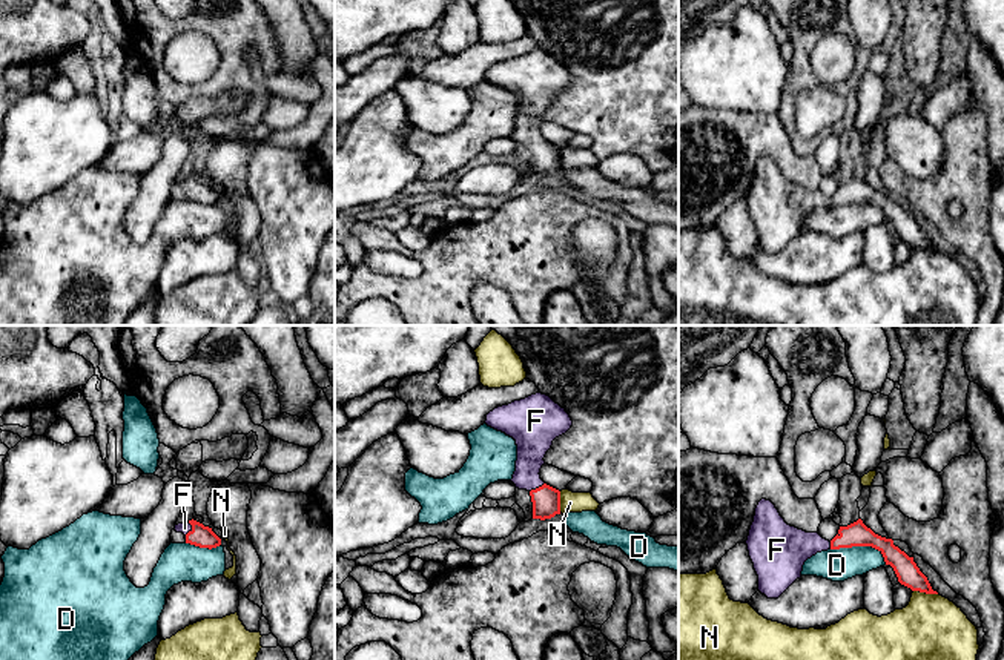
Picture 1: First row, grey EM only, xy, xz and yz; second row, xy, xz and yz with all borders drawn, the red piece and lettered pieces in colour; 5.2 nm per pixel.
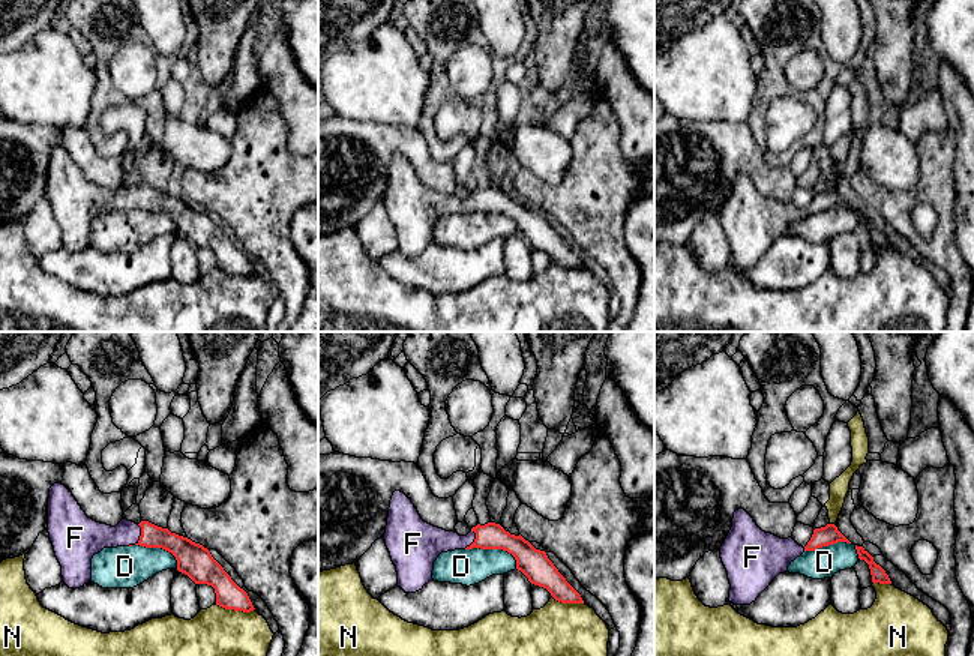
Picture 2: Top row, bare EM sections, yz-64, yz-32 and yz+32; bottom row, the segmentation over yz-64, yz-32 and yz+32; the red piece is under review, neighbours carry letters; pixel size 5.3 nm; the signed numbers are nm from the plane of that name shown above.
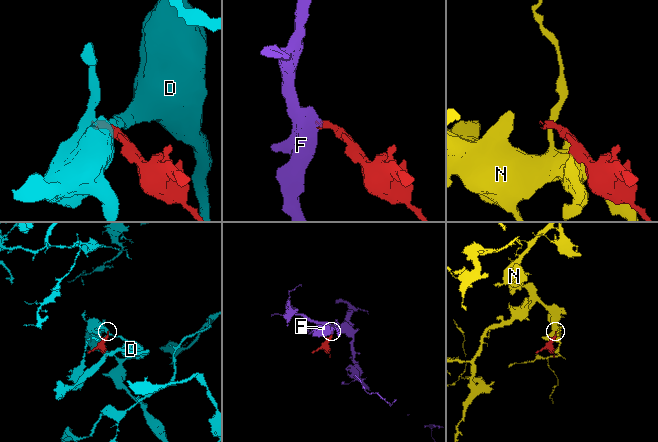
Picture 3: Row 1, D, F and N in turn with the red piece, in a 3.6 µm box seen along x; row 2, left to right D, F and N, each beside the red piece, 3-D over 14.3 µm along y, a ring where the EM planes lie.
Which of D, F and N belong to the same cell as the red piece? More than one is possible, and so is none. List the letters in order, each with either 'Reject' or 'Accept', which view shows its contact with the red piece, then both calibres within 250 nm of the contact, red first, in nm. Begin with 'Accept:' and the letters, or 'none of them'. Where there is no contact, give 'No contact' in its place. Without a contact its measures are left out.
Accept: F
D: Reject. Touches red in yz. Thickness 130 nm (red) against 170 nm
F: Accept. Touches red in xy. Thickness 120 nm (red) against 60 nm
N: Reject. Touches red in yz. Thickness 120 nm (red) against 440 nm

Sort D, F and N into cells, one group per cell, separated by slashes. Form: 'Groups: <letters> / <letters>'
Groups: D / F / N

